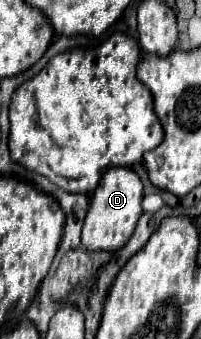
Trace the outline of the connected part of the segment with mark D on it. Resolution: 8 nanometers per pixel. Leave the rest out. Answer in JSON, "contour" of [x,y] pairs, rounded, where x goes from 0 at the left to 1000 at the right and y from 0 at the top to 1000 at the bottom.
{"contour":[[[552,493],[532,516],[493,534],[453,581],[453,605],[423,640],[403,723],[443,740],[582,740],[612,729],[672,681],[682,646],[701,640],[701,587],[711,587],[711,546],[692,516],[642,493]]]}

